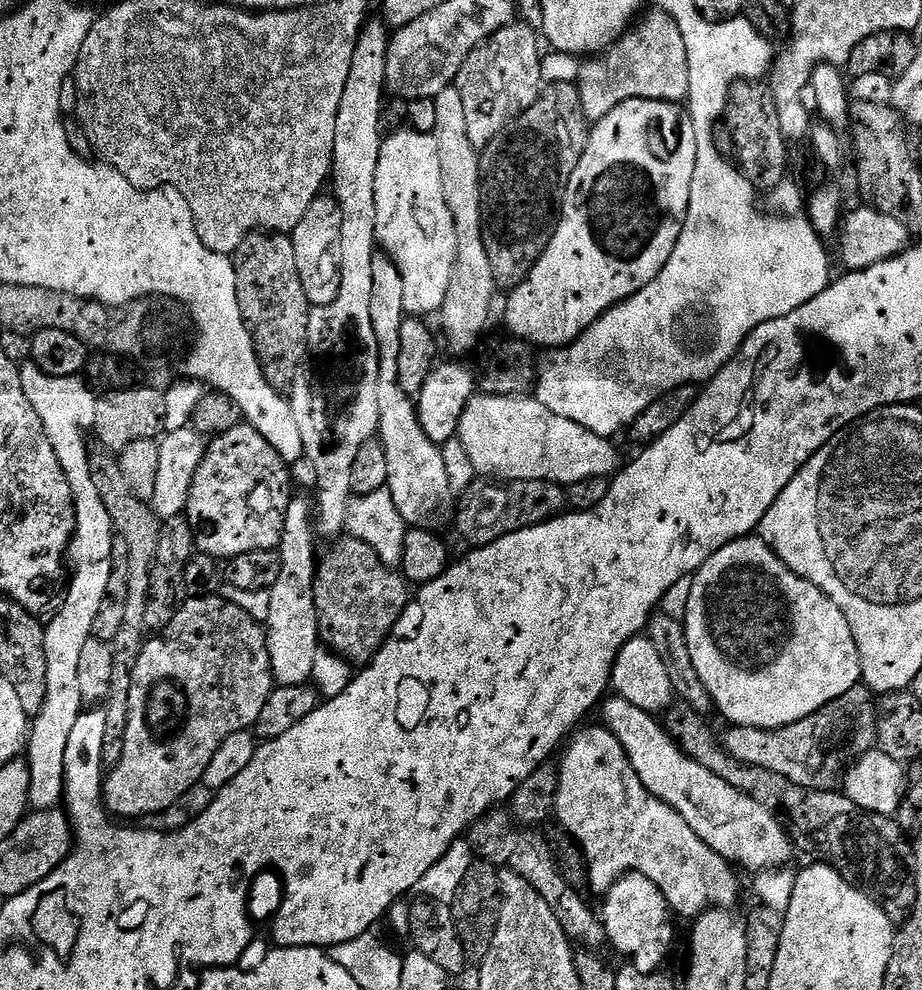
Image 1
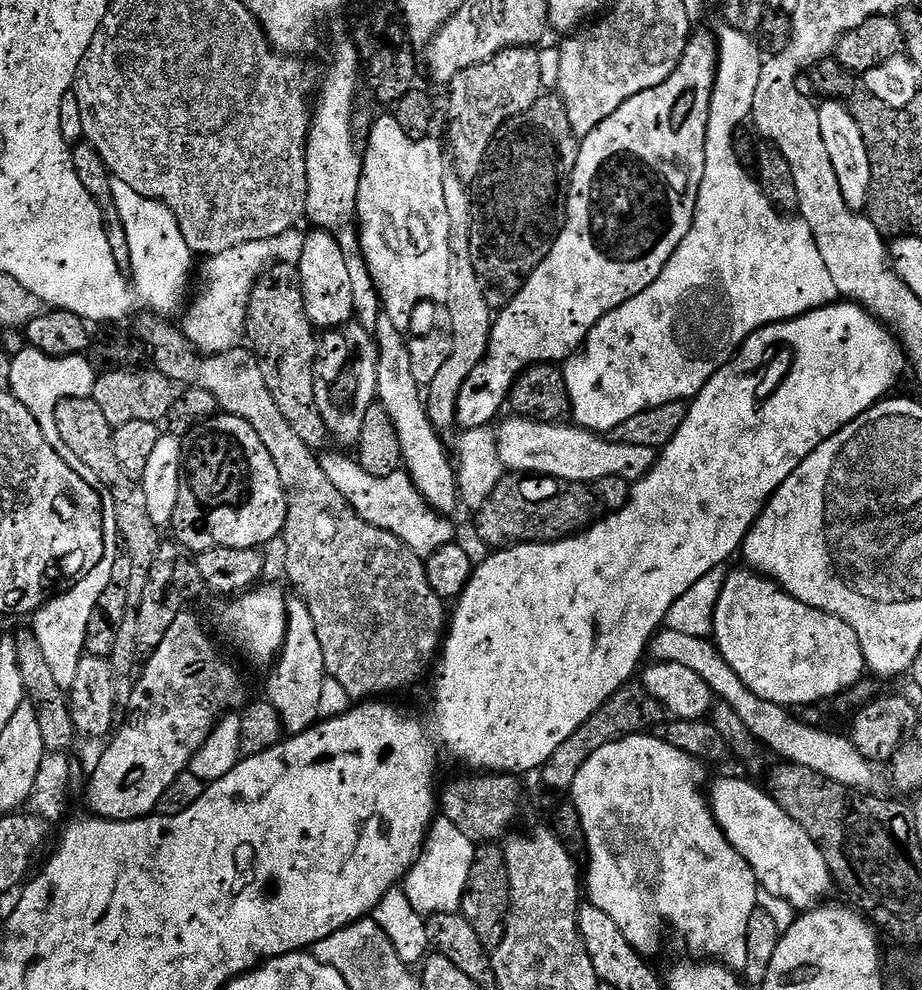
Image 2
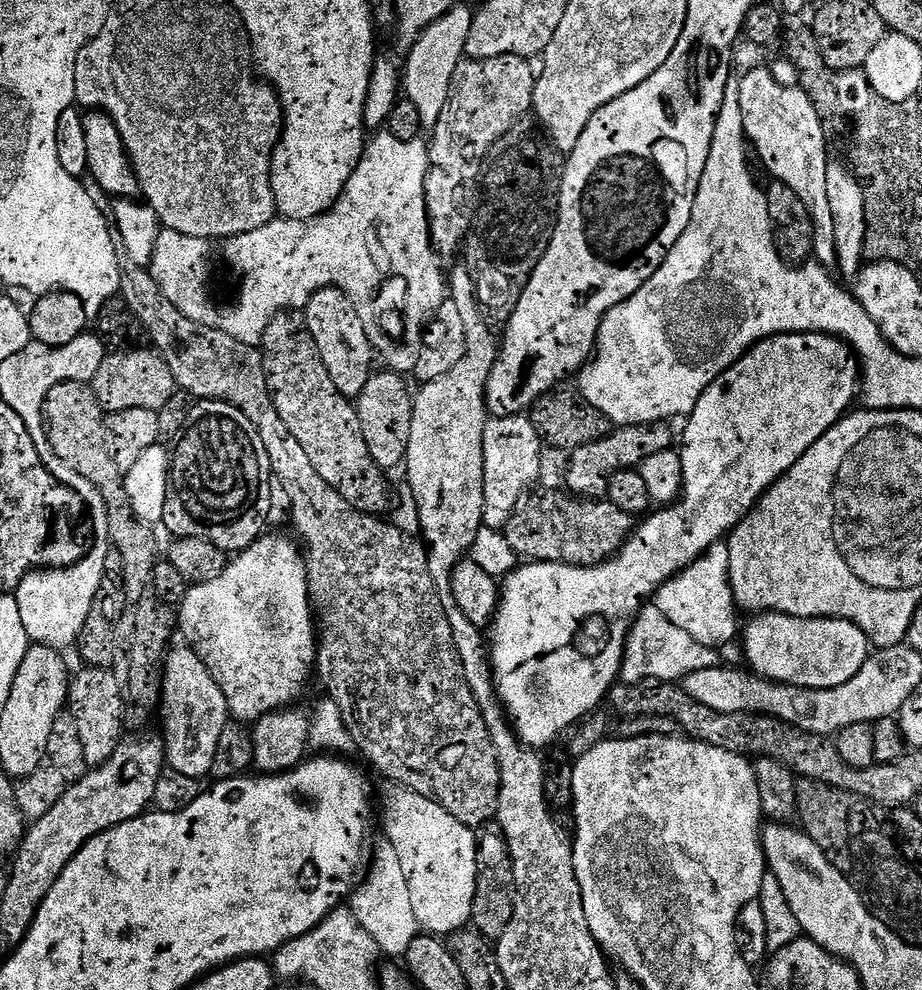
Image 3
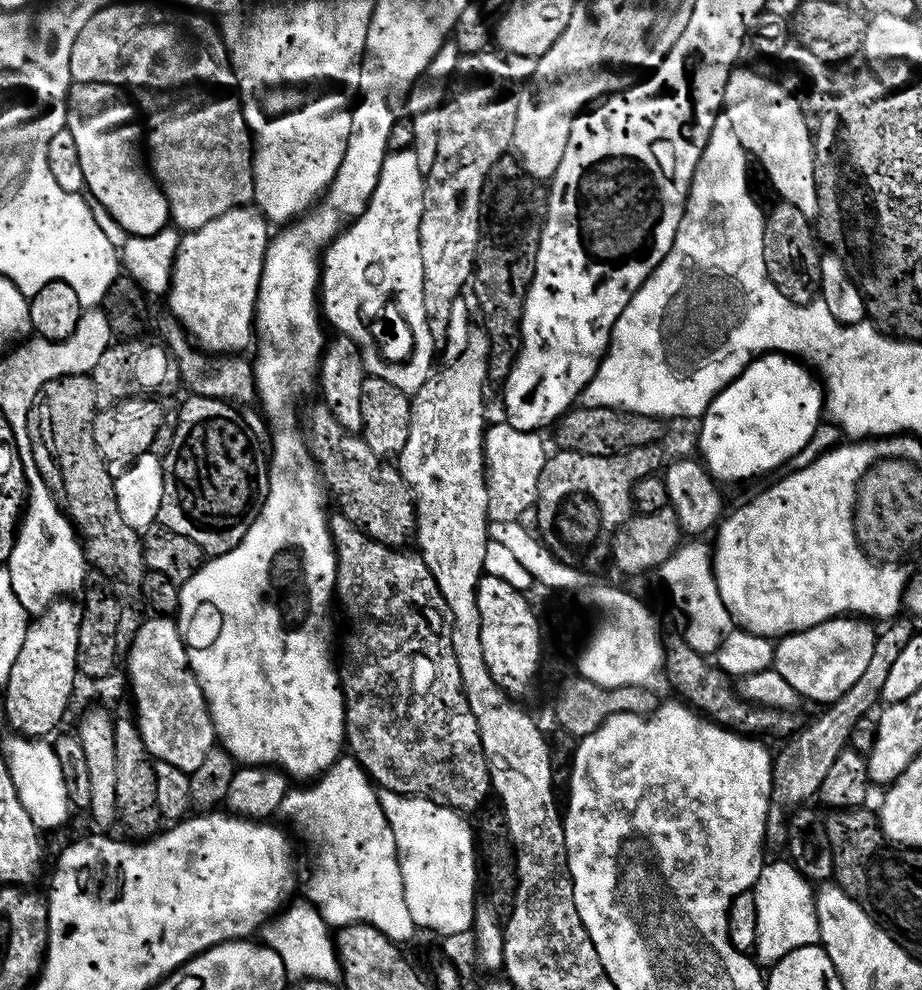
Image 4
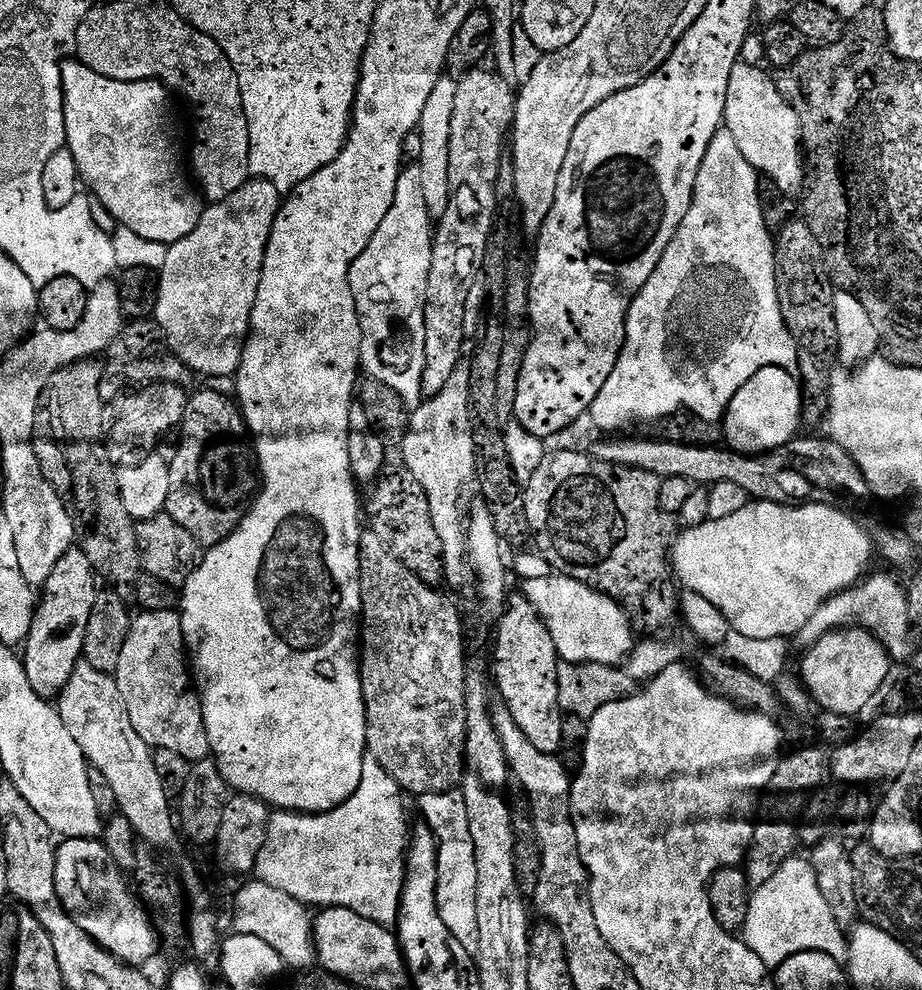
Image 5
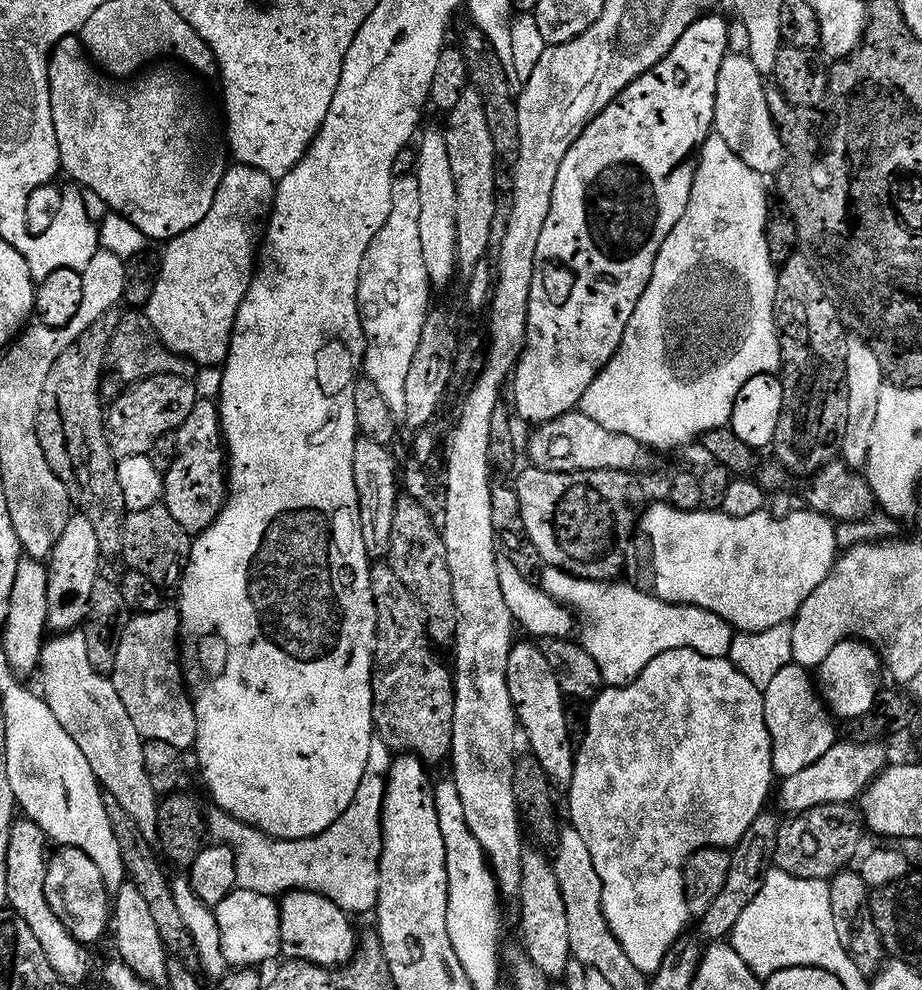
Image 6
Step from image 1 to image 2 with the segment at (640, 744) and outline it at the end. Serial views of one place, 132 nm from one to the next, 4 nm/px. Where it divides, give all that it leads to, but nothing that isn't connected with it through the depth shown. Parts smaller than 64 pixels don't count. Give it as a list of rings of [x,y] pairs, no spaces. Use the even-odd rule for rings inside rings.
[[[748,780],[714,781],[710,791],[712,816],[726,834],[730,846],[734,846],[734,850],[750,862],[750,870],[754,870],[756,883],[763,891],[774,894],[774,898],[786,898],[786,902],[798,910],[817,907],[825,899],[823,896],[834,888],[832,871],[826,866],[826,858],[822,858],[822,850],[818,850],[814,838],[810,838],[810,834],[806,834],[806,830],[802,830],[802,826],[798,826],[798,822],[794,822],[782,806],[778,806],[778,802],[774,802],[771,794],[760,788],[755,788]]]

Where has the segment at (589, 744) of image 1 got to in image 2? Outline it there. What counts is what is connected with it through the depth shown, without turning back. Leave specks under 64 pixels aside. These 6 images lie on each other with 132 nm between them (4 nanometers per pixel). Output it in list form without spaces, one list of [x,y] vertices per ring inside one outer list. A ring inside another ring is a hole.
[[[641,734],[638,736],[627,736],[618,742],[610,742],[610,746],[602,746],[602,750],[594,750],[590,758],[578,770],[570,789],[573,804],[576,805],[576,812],[580,815],[580,821],[584,827],[584,843],[586,845],[586,861],[588,860],[588,876],[586,872],[586,896],[591,904],[598,906],[610,914],[610,918],[618,925],[618,930],[626,934],[626,942],[634,946],[641,954],[649,954],[660,944],[660,927],[664,920],[672,924],[672,928],[678,935],[684,936],[688,948],[692,952],[701,952],[701,957],[711,958],[719,962],[733,972],[743,973],[746,966],[746,926],[750,926],[750,914],[754,914],[757,908],[756,893],[758,885],[754,870],[750,870],[750,862],[730,846],[726,834],[718,826],[718,822],[712,816],[710,800],[707,795],[700,793],[700,784],[696,781],[697,761],[686,755],[682,750],[674,750],[666,742],[662,742],[655,734]]]

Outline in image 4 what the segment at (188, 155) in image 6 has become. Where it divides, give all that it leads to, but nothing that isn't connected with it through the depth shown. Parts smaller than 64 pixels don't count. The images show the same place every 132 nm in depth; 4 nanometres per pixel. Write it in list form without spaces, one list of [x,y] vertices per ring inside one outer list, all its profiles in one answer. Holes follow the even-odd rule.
[[[76,84],[68,96],[67,130],[74,134],[91,199],[100,203],[128,231],[129,237],[153,236],[170,227],[172,207],[146,163],[141,133],[116,132],[138,116],[137,105],[124,96],[127,95],[112,84]]]

